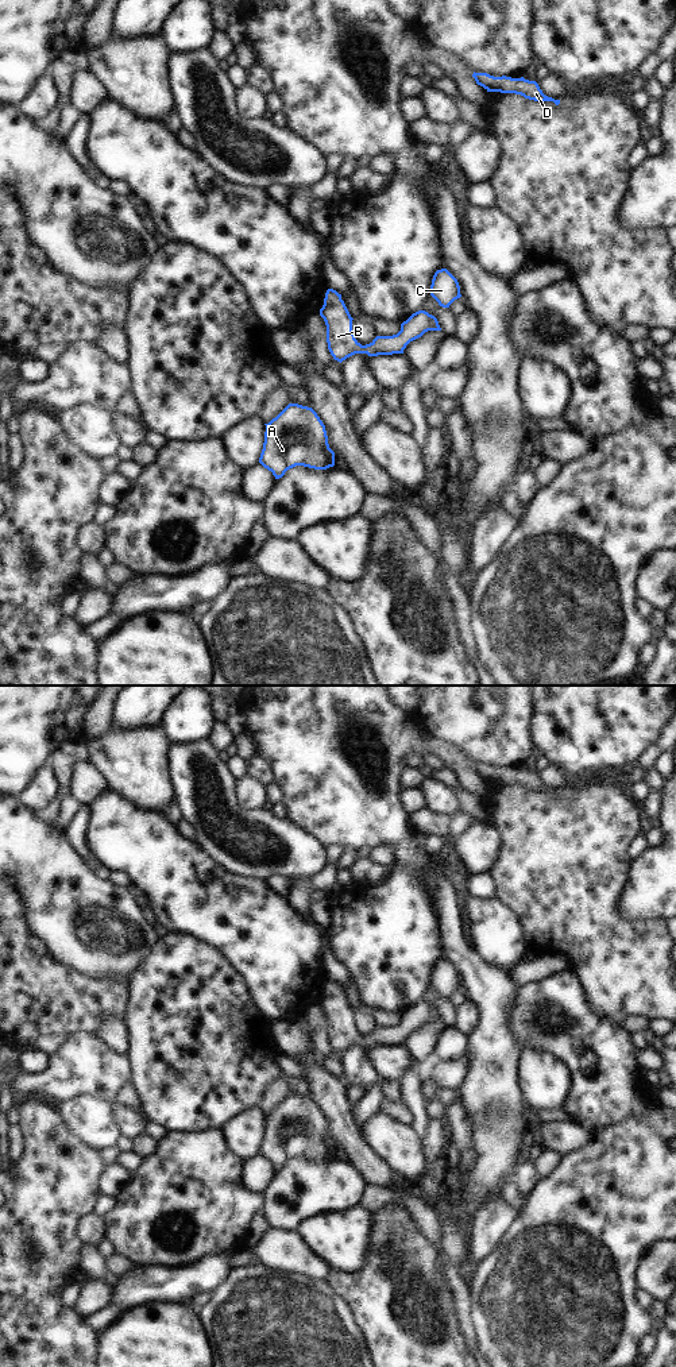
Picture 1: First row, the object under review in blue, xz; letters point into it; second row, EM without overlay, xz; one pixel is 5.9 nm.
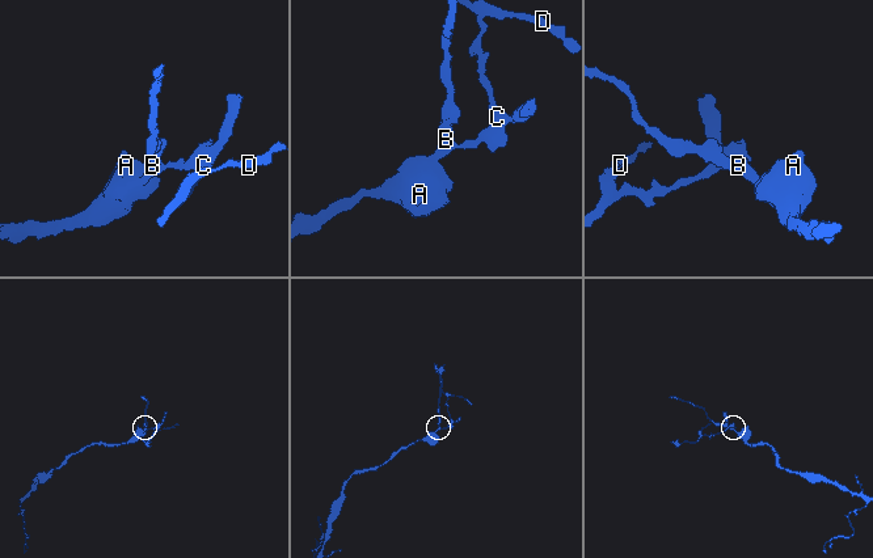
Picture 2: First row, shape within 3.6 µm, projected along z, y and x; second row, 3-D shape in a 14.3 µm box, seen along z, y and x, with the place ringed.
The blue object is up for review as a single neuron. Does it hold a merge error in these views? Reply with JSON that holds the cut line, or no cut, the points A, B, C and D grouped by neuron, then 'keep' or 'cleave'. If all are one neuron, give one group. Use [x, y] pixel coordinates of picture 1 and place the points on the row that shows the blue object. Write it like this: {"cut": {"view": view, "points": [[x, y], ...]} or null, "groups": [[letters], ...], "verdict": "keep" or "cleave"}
{"cut": null, "groups": [["A", "B", "C", "D"]], "verdict": "keep"}

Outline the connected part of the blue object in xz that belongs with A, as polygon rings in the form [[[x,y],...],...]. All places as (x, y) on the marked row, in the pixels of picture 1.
[[[289,403],[266,425],[259,463],[279,479],[295,466],[327,470],[335,466],[325,425],[308,406]]]

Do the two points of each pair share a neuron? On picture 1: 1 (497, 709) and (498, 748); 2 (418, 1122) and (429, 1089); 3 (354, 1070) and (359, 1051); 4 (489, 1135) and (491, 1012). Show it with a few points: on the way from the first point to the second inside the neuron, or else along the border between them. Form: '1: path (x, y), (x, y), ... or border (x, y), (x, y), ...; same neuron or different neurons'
1: path (498, 718), (498, 738); same neuron
2: border (421, 1082), (421, 1095), (427, 1101); different neurons
3: path (355, 1066), (358, 1055); same neuron
4: path (493, 1104), (491, 1043); same neuron

